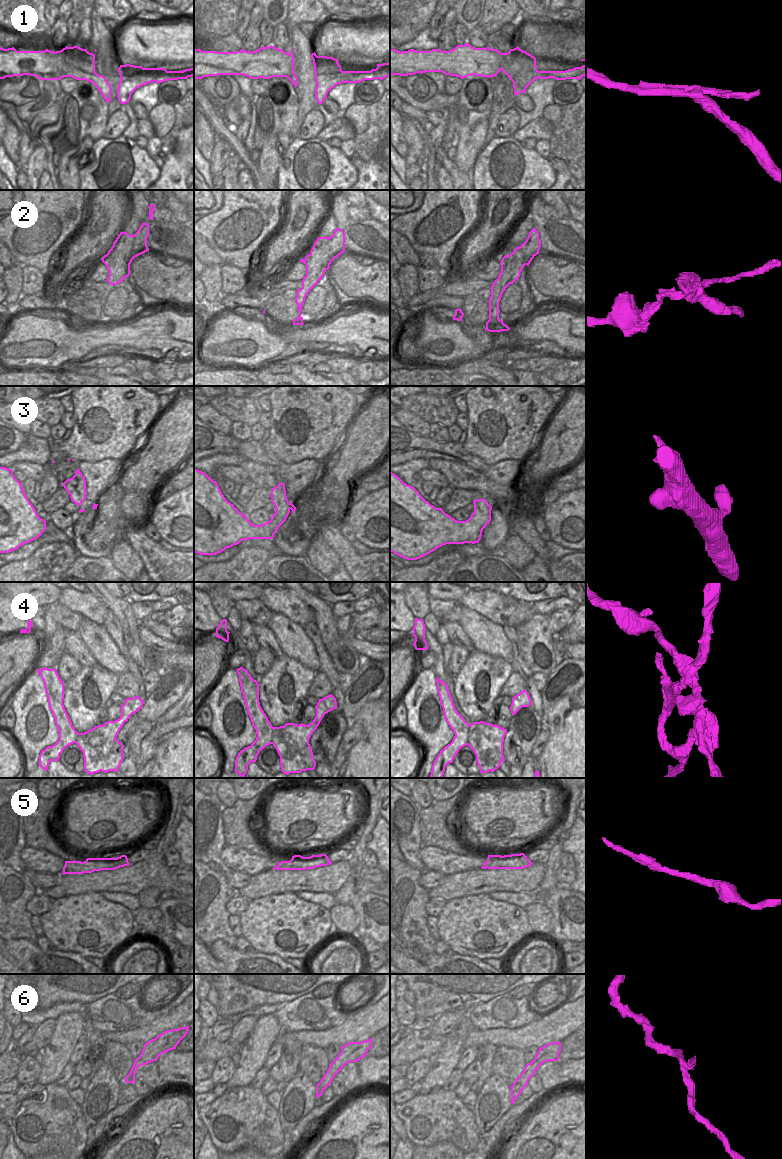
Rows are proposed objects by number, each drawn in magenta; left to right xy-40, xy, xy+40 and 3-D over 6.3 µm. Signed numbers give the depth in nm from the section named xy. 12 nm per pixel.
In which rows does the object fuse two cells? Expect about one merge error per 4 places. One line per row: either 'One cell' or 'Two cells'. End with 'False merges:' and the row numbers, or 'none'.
1: Two cells
2: Two cells
3: Two cells
4: Two cells
5: One cell
6: One cell
False merges: 1, 2, 3, 4.

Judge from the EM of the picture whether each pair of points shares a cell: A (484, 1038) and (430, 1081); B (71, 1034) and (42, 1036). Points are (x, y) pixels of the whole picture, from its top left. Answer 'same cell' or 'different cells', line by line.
A: different cells
B: different cells

